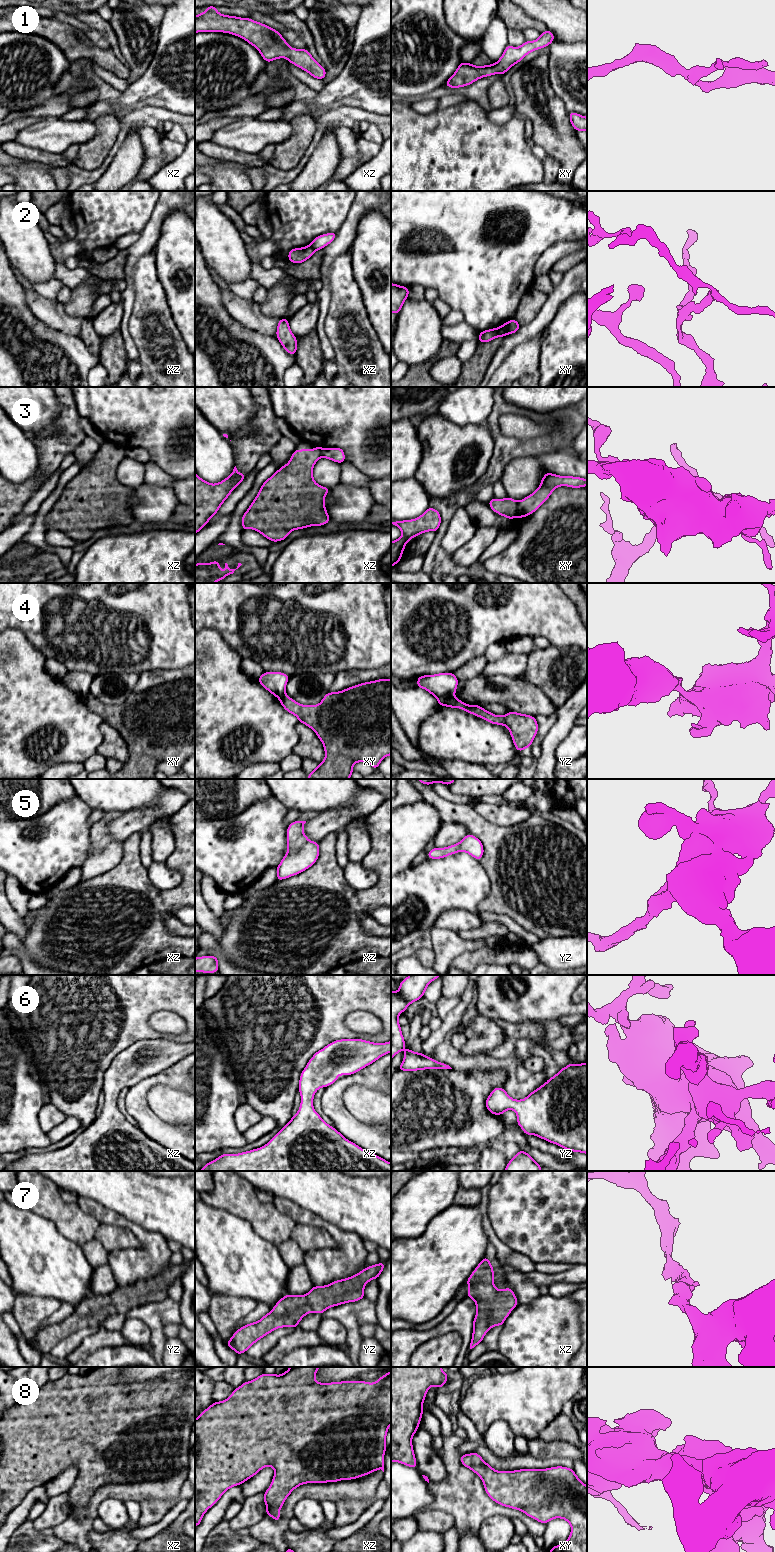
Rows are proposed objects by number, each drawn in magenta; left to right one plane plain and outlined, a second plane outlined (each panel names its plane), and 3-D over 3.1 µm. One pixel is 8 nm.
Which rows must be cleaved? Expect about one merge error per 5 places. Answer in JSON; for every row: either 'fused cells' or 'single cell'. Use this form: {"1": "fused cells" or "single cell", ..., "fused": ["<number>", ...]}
{"1": "single cell", "2": "fused cells", "3": "fused cells", "4": "fused cells", "5": "single cell", "6": "single cell", "7": "single cell", "8": "single cell", "fused": ["2", "3", "4"]}

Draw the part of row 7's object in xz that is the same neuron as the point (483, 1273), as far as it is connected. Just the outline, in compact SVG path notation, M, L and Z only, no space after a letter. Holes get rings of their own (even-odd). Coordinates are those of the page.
M484 1256L466 1282L470 1287L467 1296L475 1301L477 1308L470 1349L481 1343L492 1327L502 1326L511 1311L519 1304L511 1288L499 1291L493 1282L493 1266Z

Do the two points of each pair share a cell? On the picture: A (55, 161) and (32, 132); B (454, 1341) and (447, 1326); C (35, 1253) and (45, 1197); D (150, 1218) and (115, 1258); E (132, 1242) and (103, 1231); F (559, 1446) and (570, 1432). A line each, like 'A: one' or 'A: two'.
A: two
B: two
C: two
D: two
E: one
F: two

